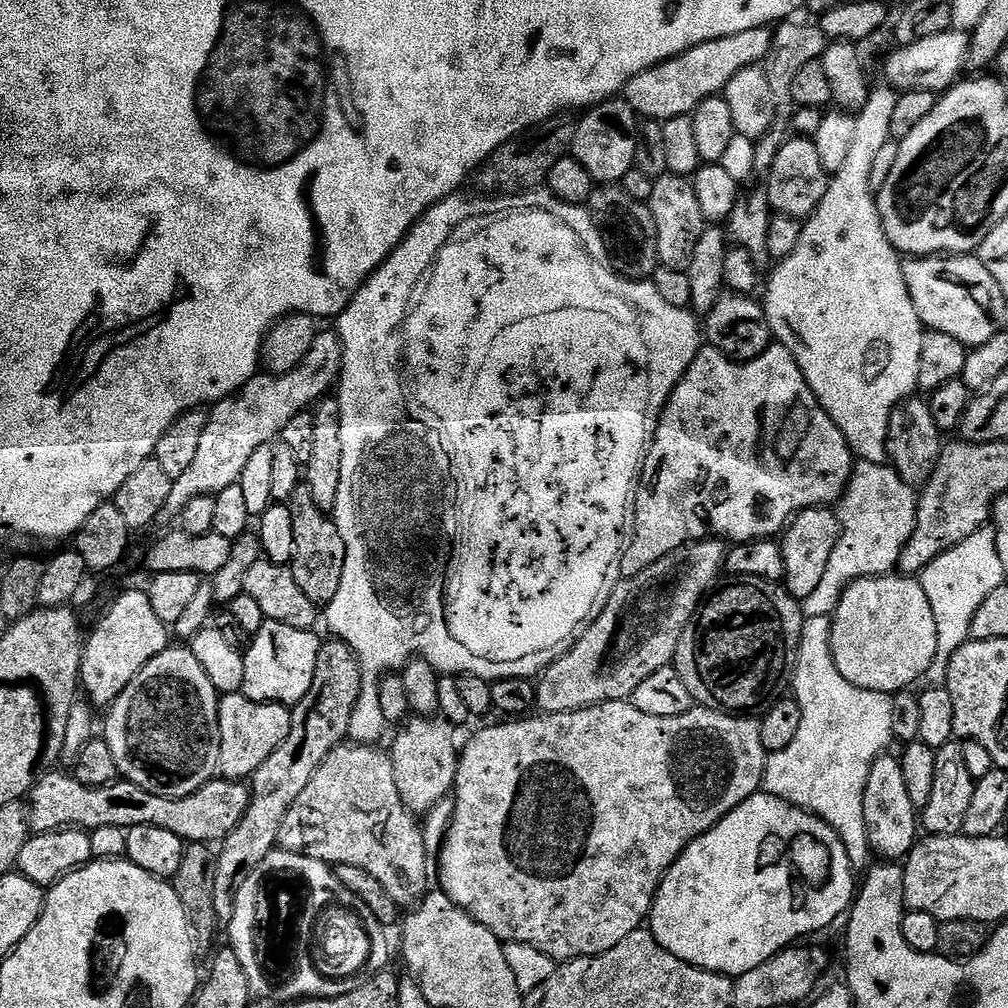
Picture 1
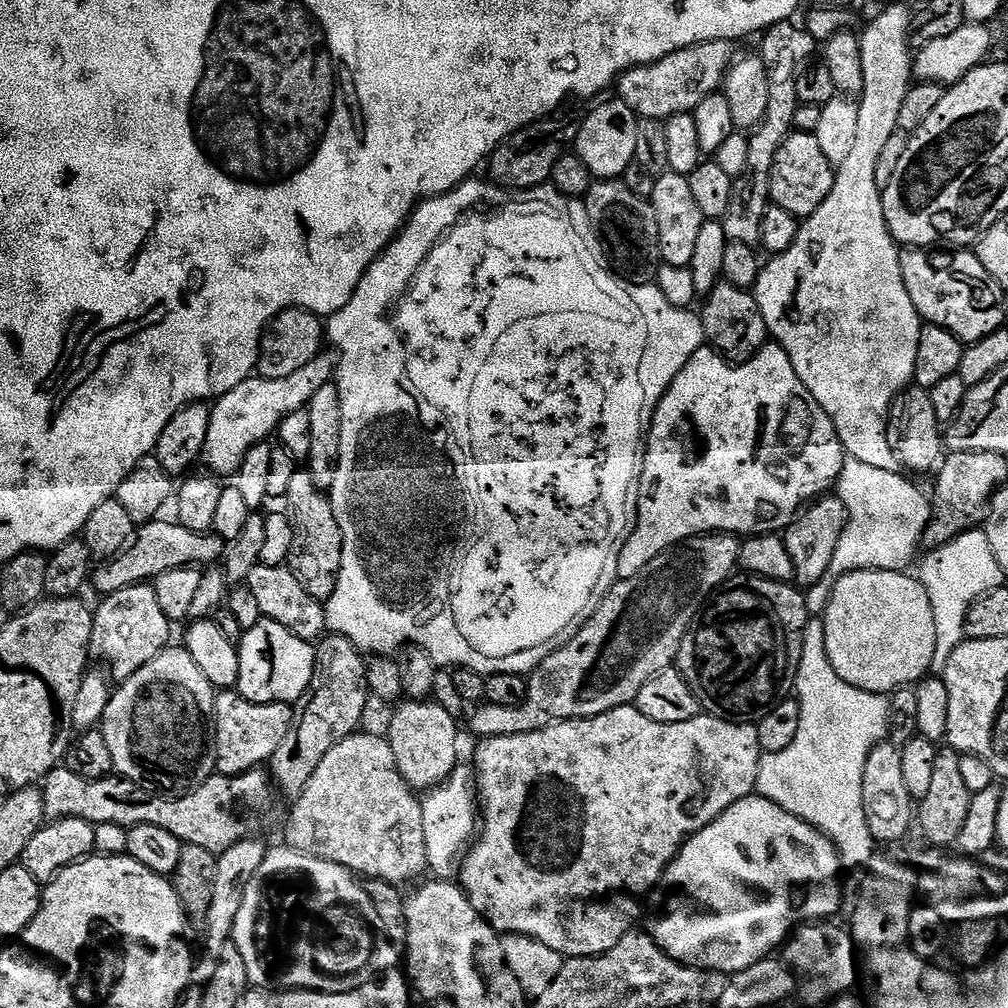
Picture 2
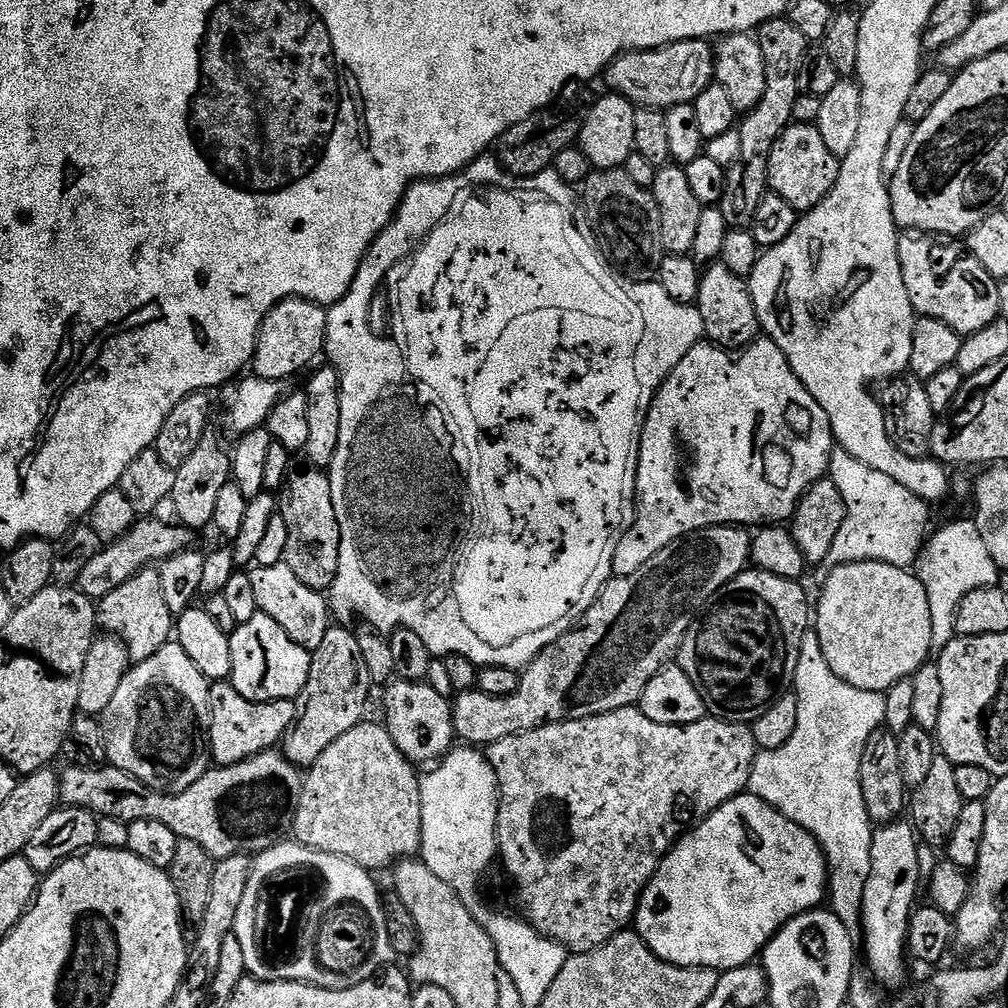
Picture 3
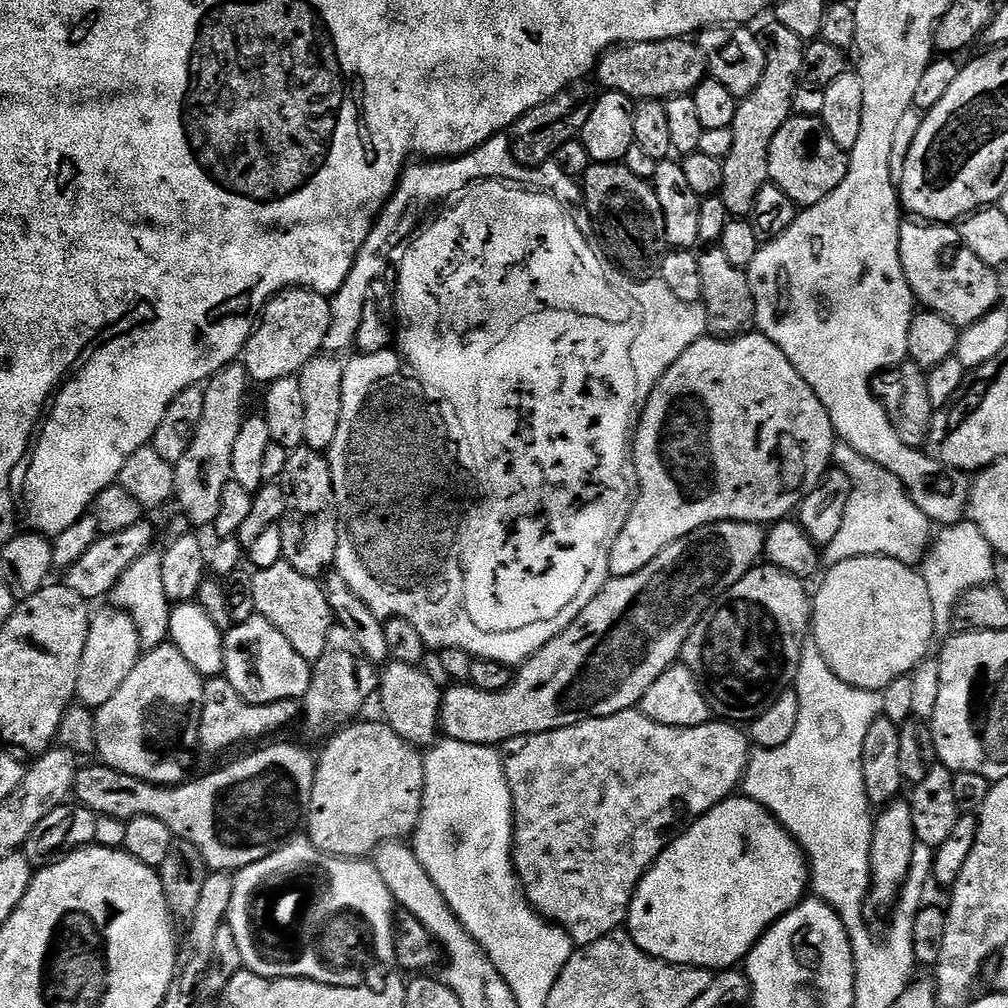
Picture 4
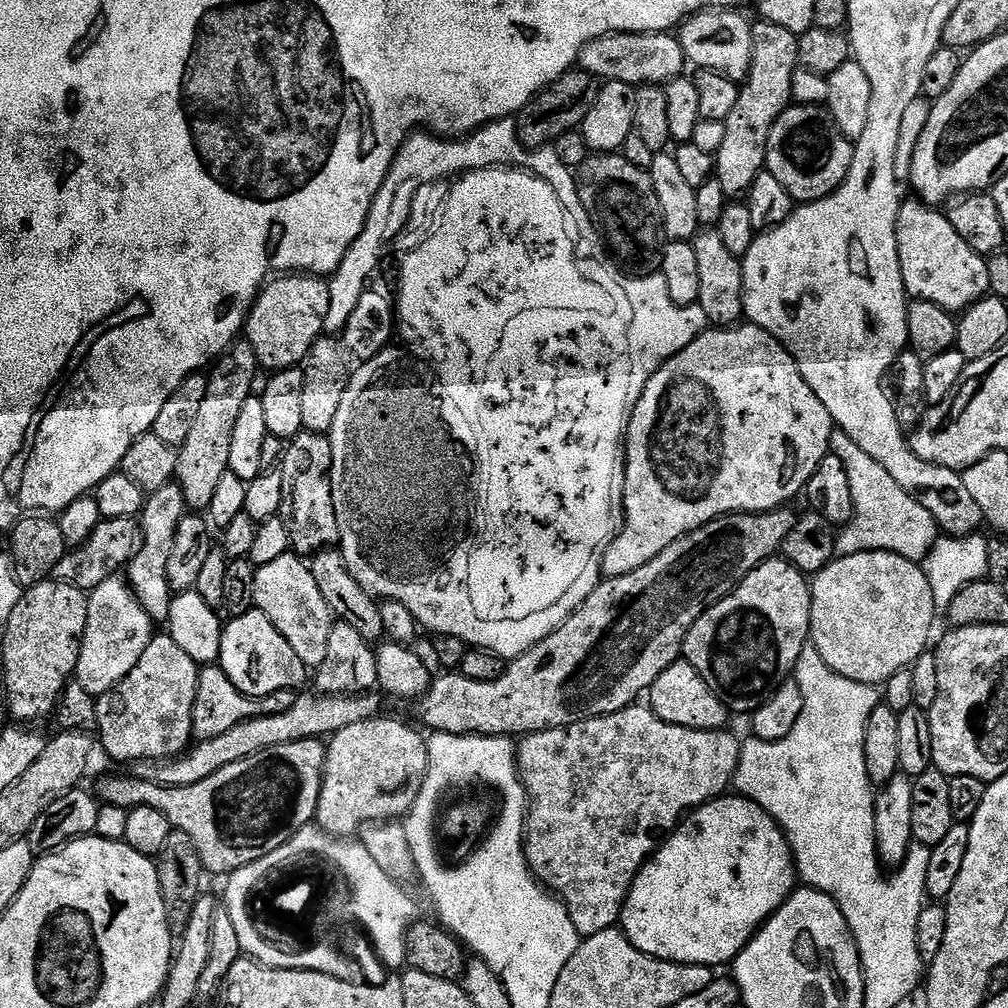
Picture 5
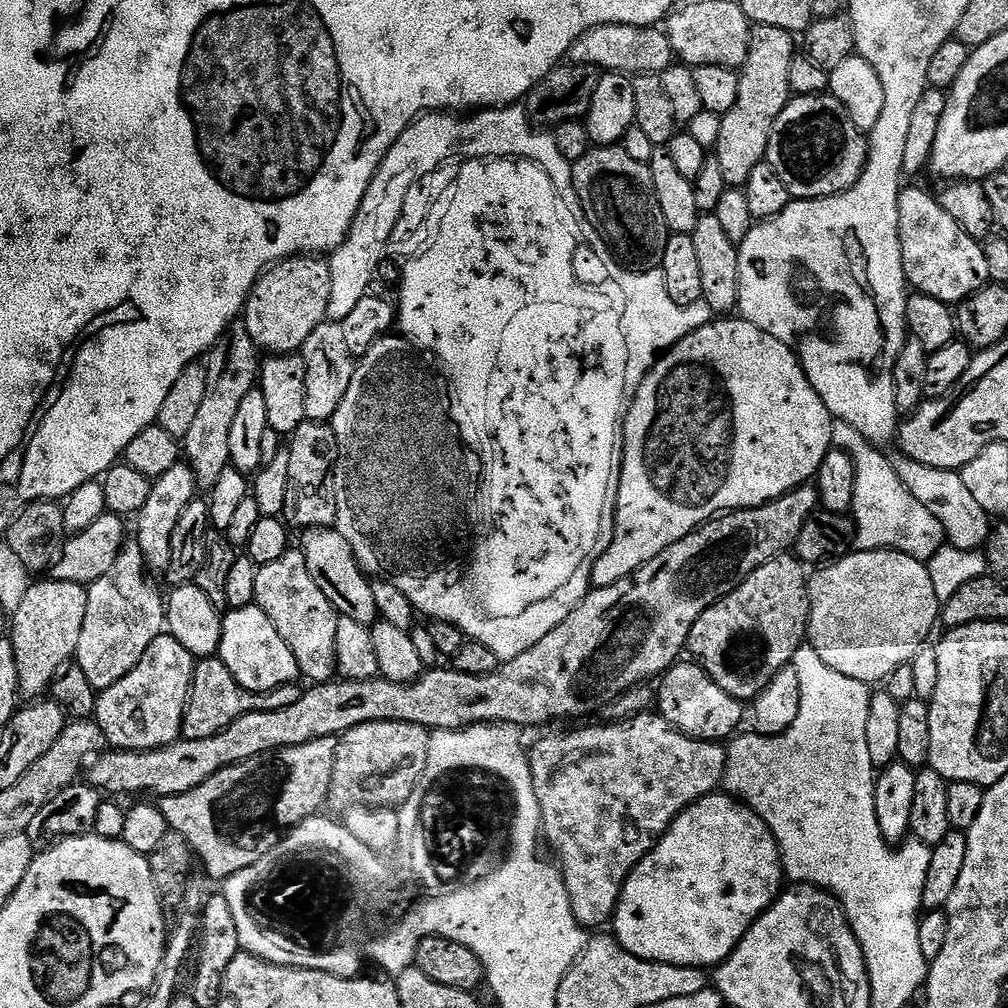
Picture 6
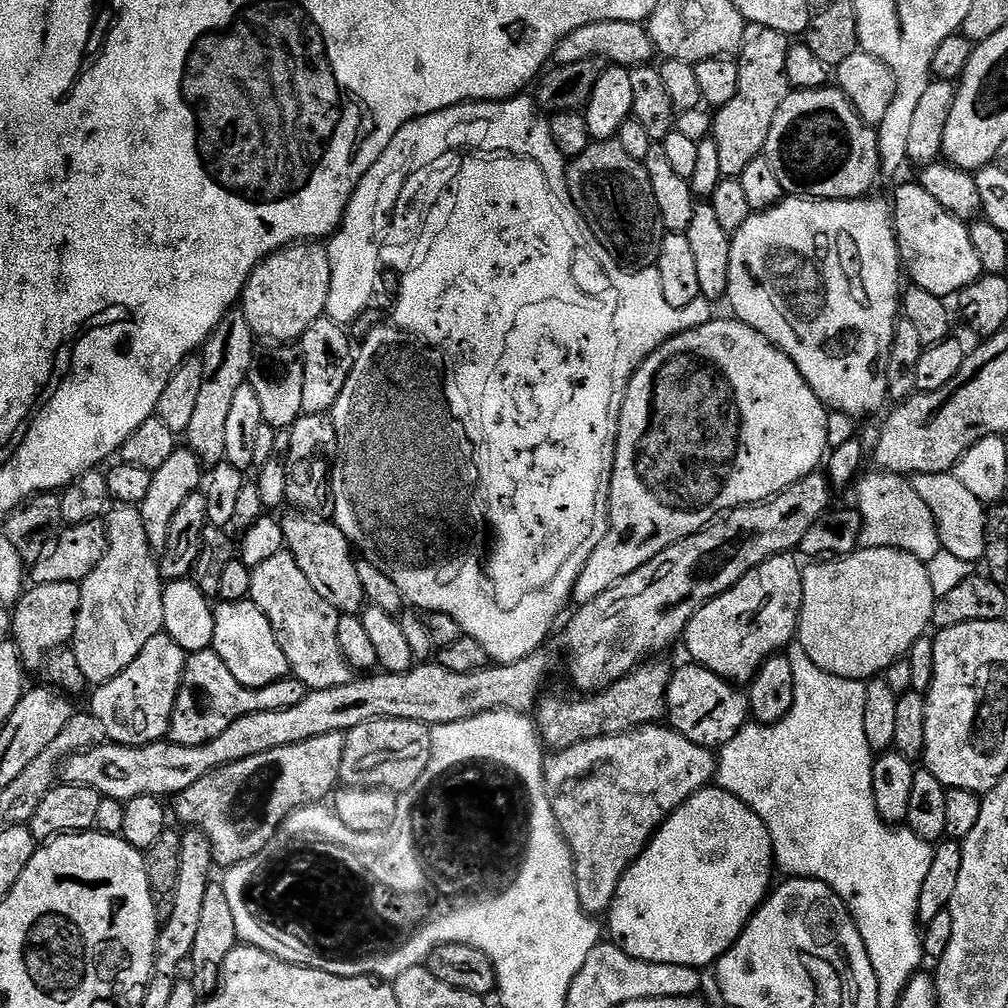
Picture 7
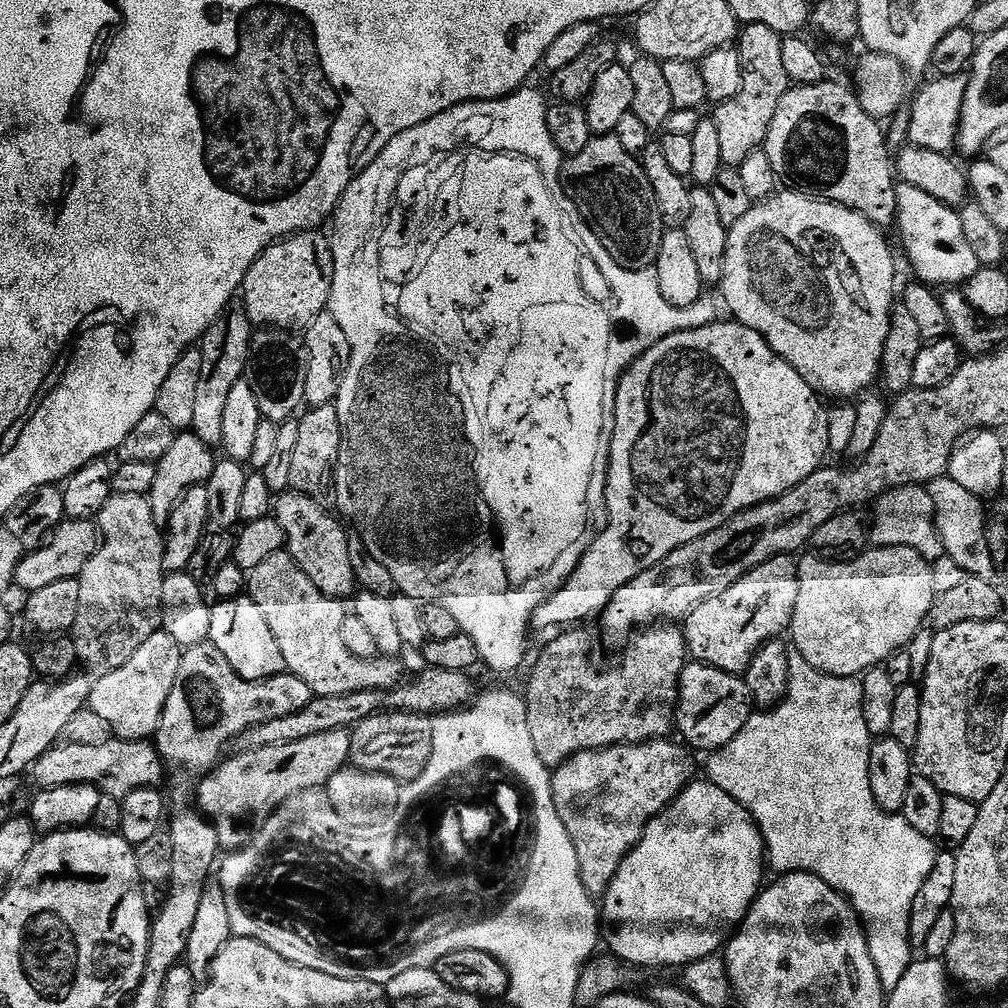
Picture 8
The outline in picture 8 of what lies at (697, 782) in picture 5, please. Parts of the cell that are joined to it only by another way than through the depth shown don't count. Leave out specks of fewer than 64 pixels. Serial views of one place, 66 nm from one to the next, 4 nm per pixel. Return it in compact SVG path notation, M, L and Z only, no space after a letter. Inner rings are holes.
M665 738L648 740L644 744L615 744L613 748L601 748L595 752L579 752L552 772L552 804L574 842L582 882L593 898L606 895L614 874L618 874L624 859L636 849L646 825L692 783L693 753L683 743L672 742Z

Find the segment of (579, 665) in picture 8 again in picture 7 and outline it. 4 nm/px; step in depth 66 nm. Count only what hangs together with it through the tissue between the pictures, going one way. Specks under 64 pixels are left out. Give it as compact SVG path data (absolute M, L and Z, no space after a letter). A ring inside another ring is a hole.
M645 662L639 665L636 671L629 676L615 680L604 691L589 695L587 698L555 700L554 697L545 695L539 701L534 712L534 723L539 731L541 741L549 749L552 747L552 750L563 750L575 744L581 744L584 740L593 740L599 736L620 736L624 732L631 732L634 728L642 728L646 724L660 724L668 711L668 687L670 686L672 672L666 665L656 663Z

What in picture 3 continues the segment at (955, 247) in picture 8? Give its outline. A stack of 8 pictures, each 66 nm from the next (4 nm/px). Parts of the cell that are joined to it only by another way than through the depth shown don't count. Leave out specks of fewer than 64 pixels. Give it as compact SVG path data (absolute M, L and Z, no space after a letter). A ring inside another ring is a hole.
M904 234L898 239L898 262L902 266L902 282L906 282L906 294L910 294L910 302L917 317L929 316L938 318L938 322L946 322L946 326L960 333L961 337L982 330L982 326L990 326L990 322L1001 319L1000 315L1000 284L976 260L965 258L960 260L945 276L939 276L932 269L931 239L920 234Z

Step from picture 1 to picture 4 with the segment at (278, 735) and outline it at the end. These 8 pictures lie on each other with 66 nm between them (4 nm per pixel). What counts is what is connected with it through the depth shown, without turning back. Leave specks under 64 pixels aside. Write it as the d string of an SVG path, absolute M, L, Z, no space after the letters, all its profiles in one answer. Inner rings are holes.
M212 678L204 685L204 710L200 719L200 746L206 753L224 752L243 740L258 740L284 728L302 712L300 700L279 700L269 704L252 704L230 686L226 678Z

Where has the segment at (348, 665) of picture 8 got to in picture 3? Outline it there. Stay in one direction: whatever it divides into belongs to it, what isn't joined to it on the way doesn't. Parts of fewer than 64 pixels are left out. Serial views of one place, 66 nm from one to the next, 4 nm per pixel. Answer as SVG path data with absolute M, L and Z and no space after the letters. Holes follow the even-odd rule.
M286 563L266 566L265 568L256 566L250 572L254 582L254 599L258 602L260 611L265 612L294 642L298 642L304 648L314 650L322 646L322 638L326 638L326 630L330 626L330 604L324 592L316 592L290 566Z

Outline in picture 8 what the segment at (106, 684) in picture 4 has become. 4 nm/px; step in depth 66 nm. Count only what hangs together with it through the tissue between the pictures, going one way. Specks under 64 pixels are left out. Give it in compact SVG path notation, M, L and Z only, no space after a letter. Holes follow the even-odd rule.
M114 494L102 506L98 517L100 530L100 546L80 575L78 590L78 618L70 629L70 635L76 647L76 659L84 664L93 677L110 674L110 670L118 670L123 666L138 646L150 638L162 624L162 586L165 571L162 566L164 557L164 537L161 525L154 522L154 514L150 510L147 496L138 494Z

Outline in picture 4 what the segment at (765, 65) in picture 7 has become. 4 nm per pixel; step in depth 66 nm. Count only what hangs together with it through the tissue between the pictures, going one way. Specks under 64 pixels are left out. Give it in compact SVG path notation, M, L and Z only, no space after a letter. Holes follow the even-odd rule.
M769 22L762 31L762 43L766 54L762 82L758 82L758 90L737 103L731 127L734 146L723 159L722 186L718 194L722 202L726 202L726 210L732 218L751 217L754 202L758 202L758 190L769 183L770 142L774 142L774 134L778 134L778 130L782 130L782 126L794 114L794 94L802 84L805 40L798 38L798 34L787 26Z

